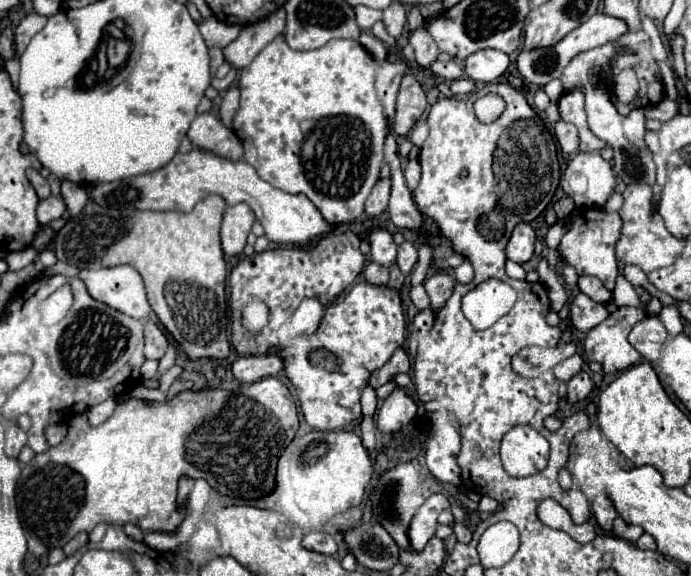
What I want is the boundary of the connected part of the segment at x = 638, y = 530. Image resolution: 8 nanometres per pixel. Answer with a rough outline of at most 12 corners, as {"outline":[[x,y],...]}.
{"outline":[[614,519],[614,535],[626,541],[638,541],[642,527]]}

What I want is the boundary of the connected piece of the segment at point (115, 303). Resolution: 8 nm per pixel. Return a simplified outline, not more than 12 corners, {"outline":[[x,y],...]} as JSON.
{"outline":[[130,265],[84,269],[88,293],[134,319],[150,317],[140,273]]}

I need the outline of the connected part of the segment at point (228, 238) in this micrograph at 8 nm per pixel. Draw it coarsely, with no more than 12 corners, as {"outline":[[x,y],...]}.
{"outline":[[246,203],[228,207],[222,221],[222,249],[240,255],[256,221]]}

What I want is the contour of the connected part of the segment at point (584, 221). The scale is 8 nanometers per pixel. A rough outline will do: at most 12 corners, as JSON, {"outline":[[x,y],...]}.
{"outline":[[574,209],[560,257],[614,289],[618,213]]}

